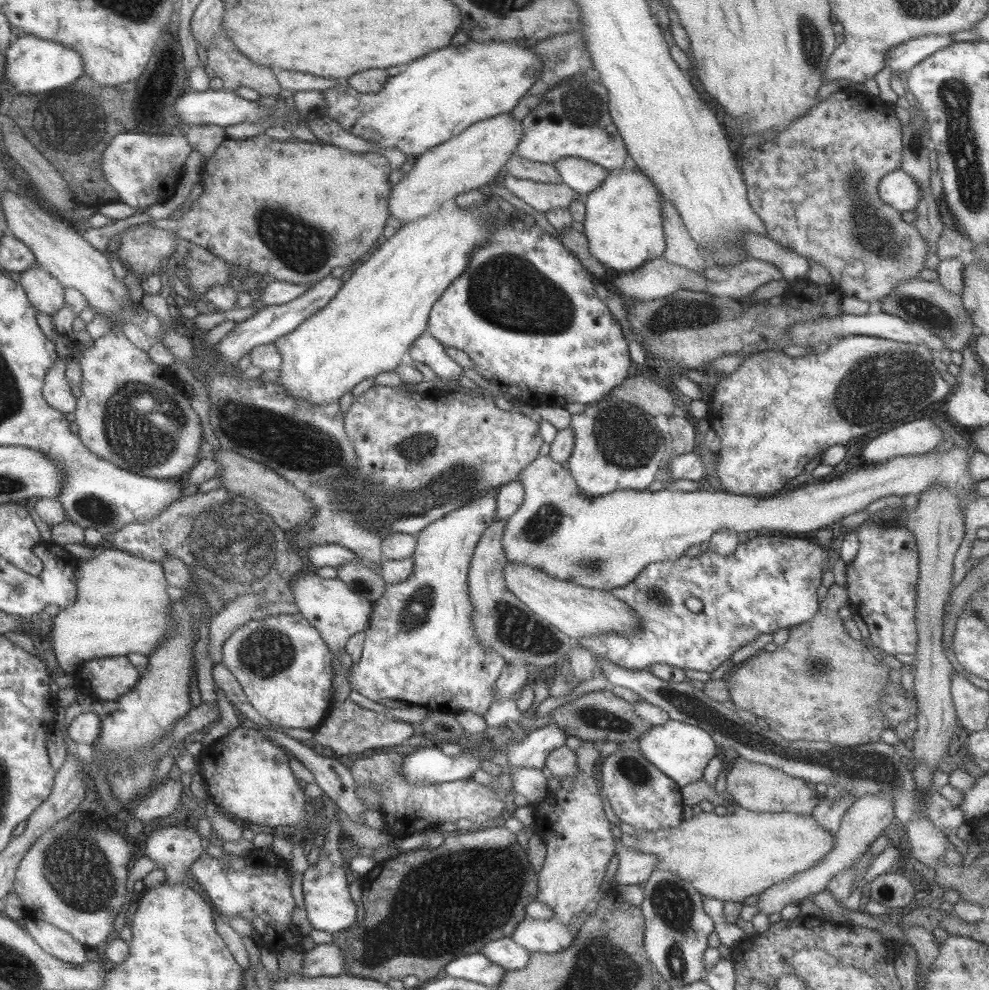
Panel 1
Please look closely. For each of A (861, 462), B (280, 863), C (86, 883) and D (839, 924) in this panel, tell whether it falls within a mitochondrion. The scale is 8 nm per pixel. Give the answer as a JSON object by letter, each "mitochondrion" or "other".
{"A":"other","B":"other","C":"mitochondrion","D":"other"}

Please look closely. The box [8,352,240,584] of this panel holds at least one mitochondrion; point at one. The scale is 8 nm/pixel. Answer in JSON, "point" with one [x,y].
{"point":[142,430]}

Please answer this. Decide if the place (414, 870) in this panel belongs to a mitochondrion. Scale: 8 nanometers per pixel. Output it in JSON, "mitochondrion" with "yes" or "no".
{"mitochondrion":"yes"}

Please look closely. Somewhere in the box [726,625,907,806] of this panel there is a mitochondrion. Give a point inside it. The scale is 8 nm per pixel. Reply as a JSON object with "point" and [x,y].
{"point":[818,666]}

